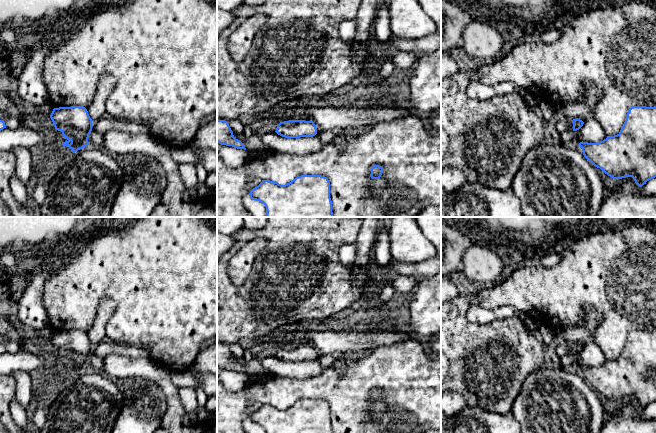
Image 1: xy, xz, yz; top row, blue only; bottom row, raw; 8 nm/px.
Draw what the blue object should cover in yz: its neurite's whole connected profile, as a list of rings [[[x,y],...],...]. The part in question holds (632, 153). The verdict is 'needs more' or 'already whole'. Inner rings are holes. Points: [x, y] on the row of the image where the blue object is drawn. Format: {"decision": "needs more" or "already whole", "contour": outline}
{"decision": "already whole", "contour": [[[633,106],[617,135],[598,143],[580,142],[584,157],[613,179],[632,177],[642,187],[656,177],[656,107]]]}

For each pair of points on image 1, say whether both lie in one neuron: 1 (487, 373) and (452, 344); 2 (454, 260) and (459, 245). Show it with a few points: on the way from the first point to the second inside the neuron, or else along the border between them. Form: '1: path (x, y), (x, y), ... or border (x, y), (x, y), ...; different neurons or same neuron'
1: path (478, 364), (461, 347); same neuron
2: path (454, 256), (455, 249); same neuron

